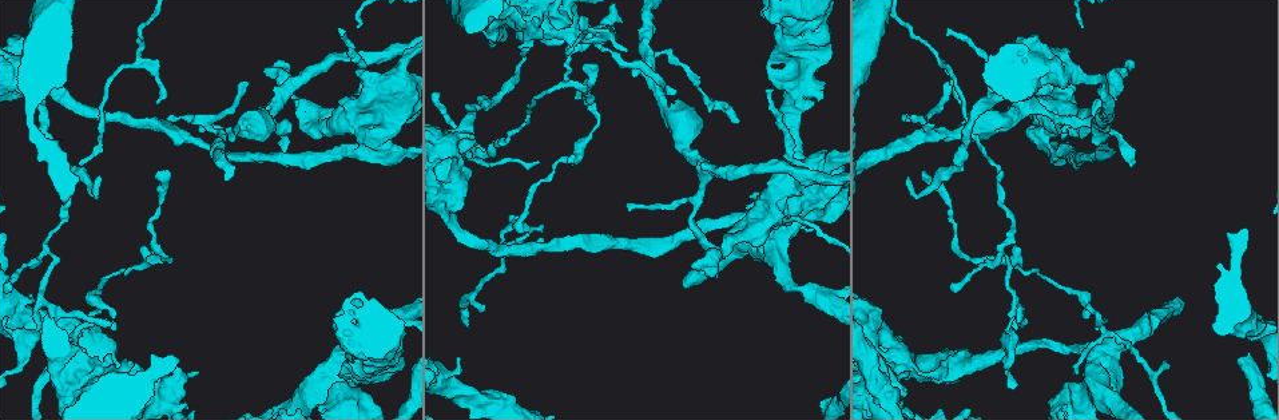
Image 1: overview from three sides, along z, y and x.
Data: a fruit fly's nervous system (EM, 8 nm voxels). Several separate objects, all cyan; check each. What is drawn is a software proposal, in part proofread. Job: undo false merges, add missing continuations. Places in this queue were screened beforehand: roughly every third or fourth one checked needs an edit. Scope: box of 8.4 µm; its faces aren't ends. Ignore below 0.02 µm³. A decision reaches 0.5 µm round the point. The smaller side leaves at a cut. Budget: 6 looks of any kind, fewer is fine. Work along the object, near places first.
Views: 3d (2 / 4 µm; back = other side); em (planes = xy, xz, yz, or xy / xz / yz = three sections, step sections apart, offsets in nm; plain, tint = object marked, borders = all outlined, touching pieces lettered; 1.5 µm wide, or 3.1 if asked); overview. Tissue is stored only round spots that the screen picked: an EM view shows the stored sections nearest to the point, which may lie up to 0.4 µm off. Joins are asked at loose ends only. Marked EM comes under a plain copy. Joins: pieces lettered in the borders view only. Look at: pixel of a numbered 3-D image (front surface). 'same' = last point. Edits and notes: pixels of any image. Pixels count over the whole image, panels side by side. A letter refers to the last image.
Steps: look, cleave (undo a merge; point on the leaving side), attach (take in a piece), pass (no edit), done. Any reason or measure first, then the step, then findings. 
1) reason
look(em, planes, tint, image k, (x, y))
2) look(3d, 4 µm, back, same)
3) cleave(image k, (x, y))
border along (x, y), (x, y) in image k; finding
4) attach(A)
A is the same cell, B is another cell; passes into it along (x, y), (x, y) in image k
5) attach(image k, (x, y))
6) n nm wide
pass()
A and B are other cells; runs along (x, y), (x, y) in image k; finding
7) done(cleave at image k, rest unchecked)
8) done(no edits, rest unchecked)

abrupt turn
look(em, planes, borders, image 1, (559, 87))

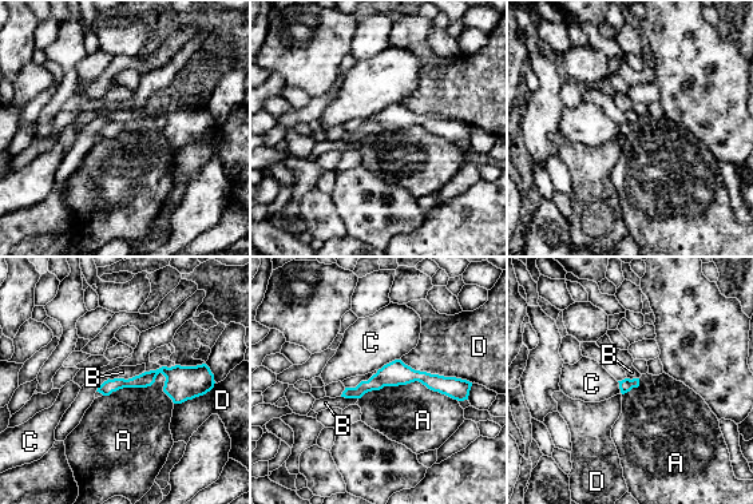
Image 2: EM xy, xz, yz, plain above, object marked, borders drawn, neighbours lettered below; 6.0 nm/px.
80 nm wide
pass()
A, B, C and D are other cells; border along (359, 397), (420, 381), (458, 401) in image 2; one neuron here

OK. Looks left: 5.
arms part here
look(3d, 4 µm, back, image 1, (382, 149))

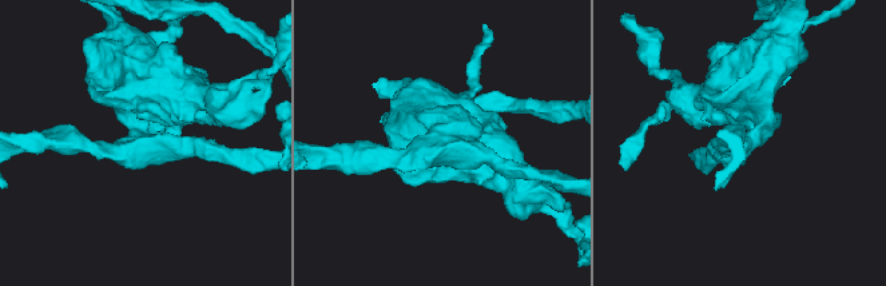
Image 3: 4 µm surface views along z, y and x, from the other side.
3 arms; arms of 160, 220, 420 nm
look(em, planes, borders, image 3, (444, 144))

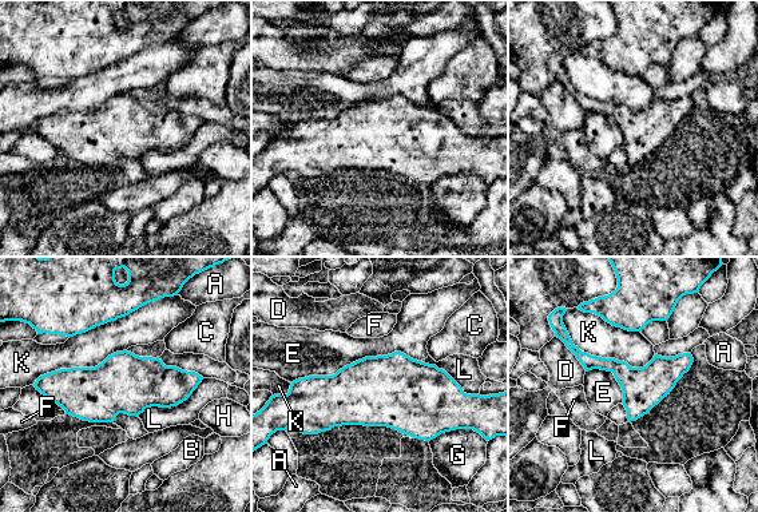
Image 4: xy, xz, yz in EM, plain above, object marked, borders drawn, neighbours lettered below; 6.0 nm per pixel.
E touches over 800 nm
pass()
A, B, C, D, E, F, G, H, K and L are other cells; runs along (43, 378), (198, 378) in image 4; one neuron here

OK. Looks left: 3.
side arm on a straight run
look(3d, 4 µm, image 1, (777, 165))

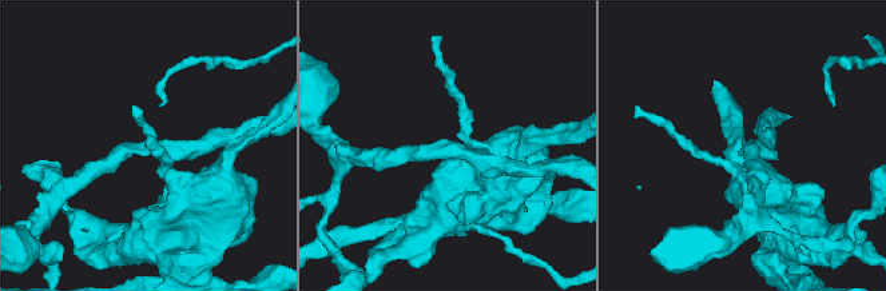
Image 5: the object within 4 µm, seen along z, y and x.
shape alone is not enough
look(em, planes, tint, image 5, (749, 149))

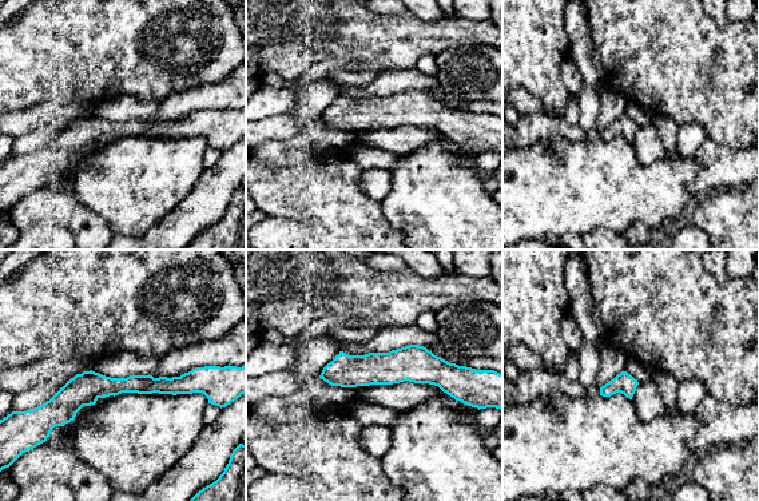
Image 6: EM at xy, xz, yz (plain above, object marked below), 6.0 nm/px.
look(em, planes, borders, same)

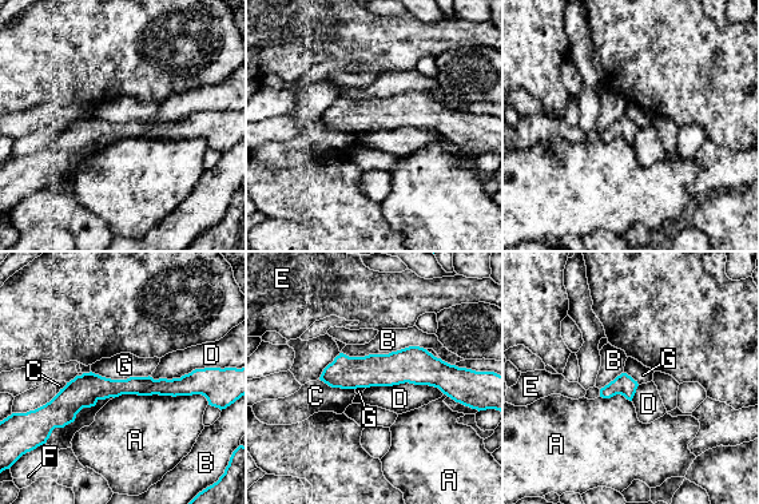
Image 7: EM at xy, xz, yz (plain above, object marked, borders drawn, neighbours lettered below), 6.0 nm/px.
A touches over 550 nm
pass()
A, B, C, D, E, F and G are other cells; border along (114, 399), (202, 395), (207, 401) in image 7; one neuron here

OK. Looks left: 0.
done(no edits, rest unchecked)

